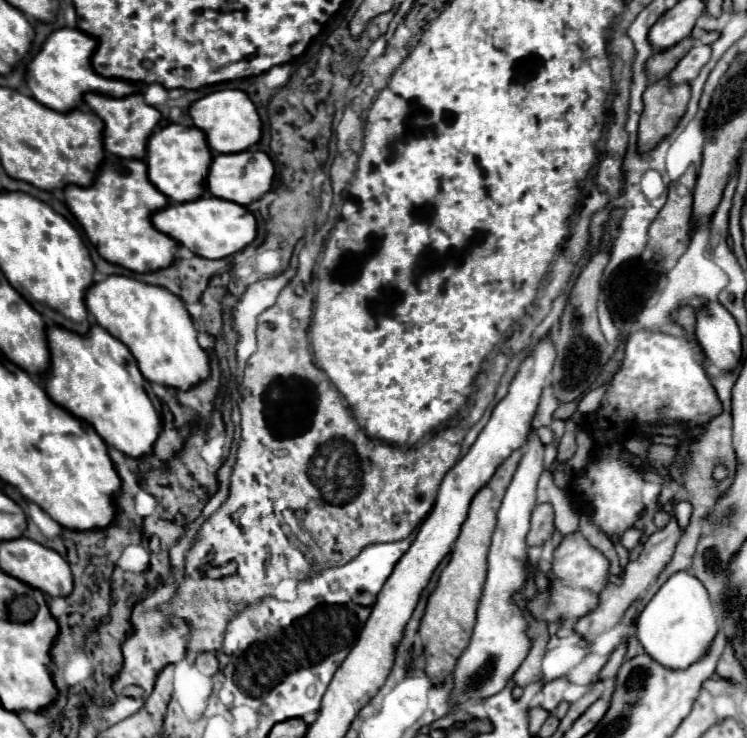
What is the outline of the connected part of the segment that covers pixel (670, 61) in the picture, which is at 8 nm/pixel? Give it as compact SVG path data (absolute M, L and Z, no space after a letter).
M686 37L678 45L666 49L666 51L654 53L650 57L650 63L646 63L646 75L650 75L650 83L656 83L664 75L668 75L678 65L678 61L690 51L692 45L694 45L694 39Z

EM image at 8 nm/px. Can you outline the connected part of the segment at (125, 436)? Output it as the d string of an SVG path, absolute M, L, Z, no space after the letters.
M52 325L46 329L46 339L48 339L52 365L44 373L44 389L50 395L50 399L54 403L58 403L60 407L68 409L74 417L90 423L106 443L112 443L124 455L142 457L144 453L150 453L152 445L160 433L160 415L148 397L146 379L142 377L142 373L136 365L136 359L132 357L128 347L124 343L120 343L118 339L114 339L100 325L92 325L86 335L78 335L64 327Z

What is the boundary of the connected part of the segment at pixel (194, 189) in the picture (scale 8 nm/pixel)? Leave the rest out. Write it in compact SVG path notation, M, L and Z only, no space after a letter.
M170 123L154 131L146 145L148 179L174 203L194 201L204 193L204 179L212 161L212 151L204 139L204 133L196 127L184 127Z

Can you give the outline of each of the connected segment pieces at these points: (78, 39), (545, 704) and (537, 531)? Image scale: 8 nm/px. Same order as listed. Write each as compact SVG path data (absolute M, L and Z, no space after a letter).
M70 27L52 31L46 37L46 41L42 43L40 51L28 63L28 69L24 75L32 97L50 109L66 113L66 111L72 111L82 101L86 91L110 95L110 97L126 97L134 91L140 91L138 85L130 85L120 79L106 79L106 77L100 77L98 73L94 73L94 69L90 65L90 57L94 53L94 49L96 49L96 39L86 35L84 31L70 29Z
M554 679L554 681L544 683L544 687L542 687L544 699L542 699L540 707L546 711L554 711L556 705L562 701L562 691L566 689L566 685L568 685L566 679Z
M540 503L532 511L532 527L526 537L526 545L542 545L552 537L554 531L554 507L550 503Z

